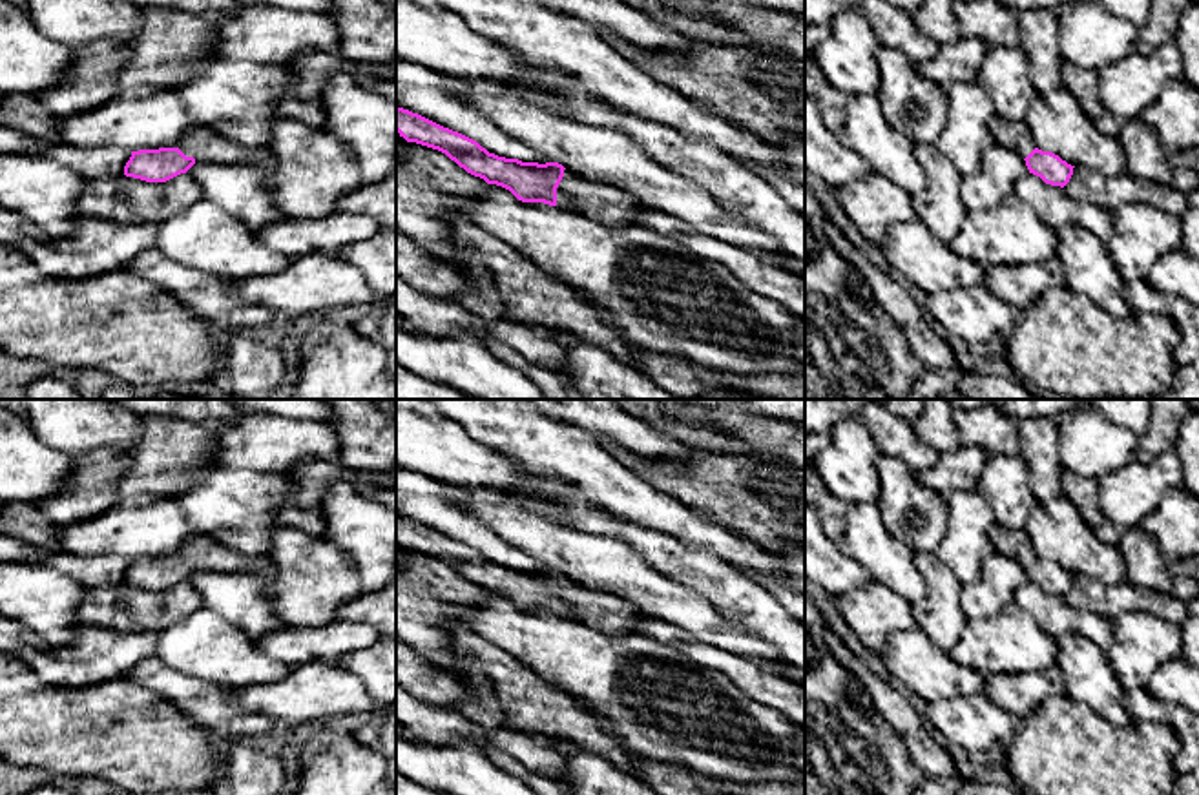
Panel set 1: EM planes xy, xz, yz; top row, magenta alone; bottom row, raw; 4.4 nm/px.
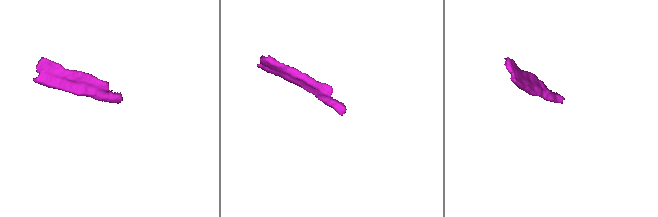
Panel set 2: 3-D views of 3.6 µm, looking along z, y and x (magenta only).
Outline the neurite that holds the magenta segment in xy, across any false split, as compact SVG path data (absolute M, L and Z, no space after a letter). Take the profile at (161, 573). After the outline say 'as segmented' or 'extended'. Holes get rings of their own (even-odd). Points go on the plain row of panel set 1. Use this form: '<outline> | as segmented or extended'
M197 534L175 556L131 560L124 583L146 591L166 591L186 582L195 571L268 578L274 574L274 565L268 558L250 556L206 534Z | extended

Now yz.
M995 523L989 531L989 540L995 552L1017 560L1026 569L1029 582L1040 585L1046 593L1064 596L1069 591L1075 574L1051 560L1038 558L1026 531L1009 531Z | extended

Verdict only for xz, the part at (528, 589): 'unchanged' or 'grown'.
grown

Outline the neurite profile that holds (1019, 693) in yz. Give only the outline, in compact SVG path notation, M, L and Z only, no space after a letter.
M1060 667L1046 673L993 673L985 676L984 693L1018 720L1031 715L1048 697L1068 695Z

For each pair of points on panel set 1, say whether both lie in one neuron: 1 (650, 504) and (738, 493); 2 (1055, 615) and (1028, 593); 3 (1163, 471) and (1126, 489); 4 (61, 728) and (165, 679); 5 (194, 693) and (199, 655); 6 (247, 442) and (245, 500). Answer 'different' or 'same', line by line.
1: different
2: same
3: same
4: different
5: different
6: different

